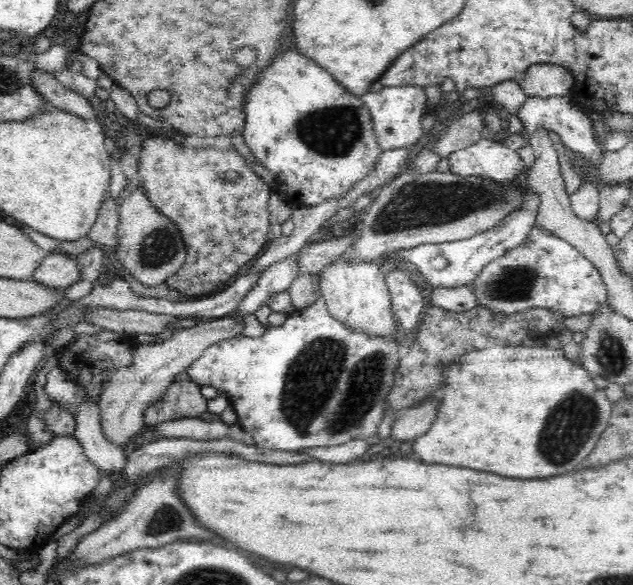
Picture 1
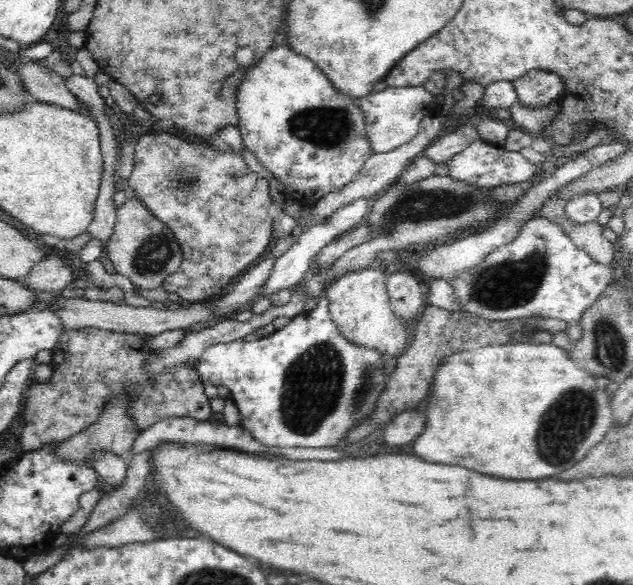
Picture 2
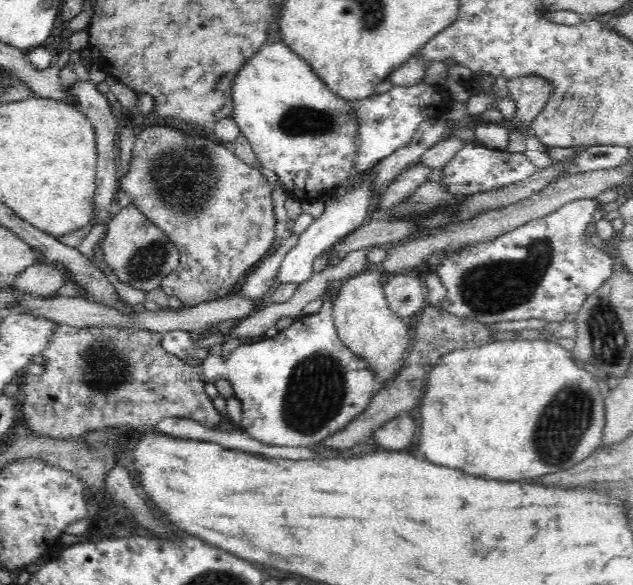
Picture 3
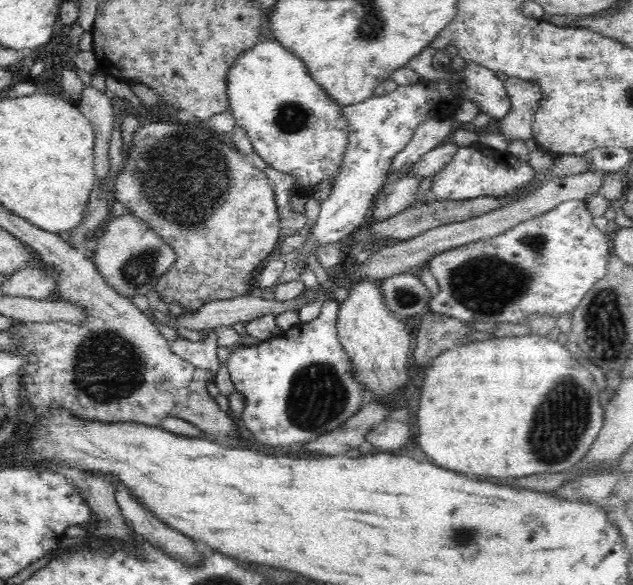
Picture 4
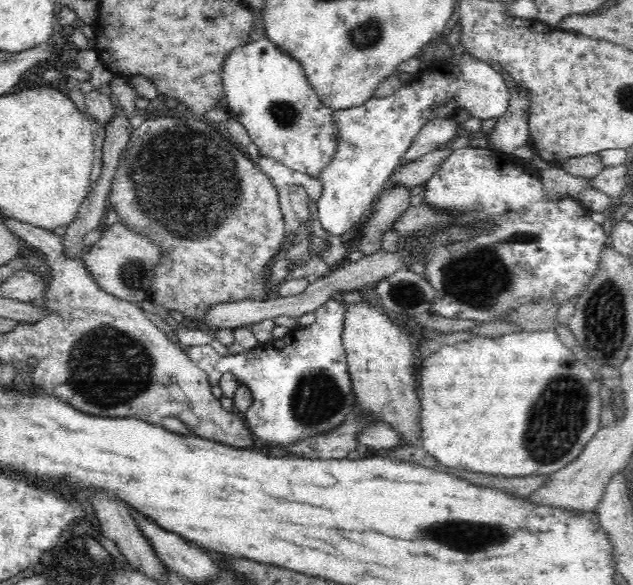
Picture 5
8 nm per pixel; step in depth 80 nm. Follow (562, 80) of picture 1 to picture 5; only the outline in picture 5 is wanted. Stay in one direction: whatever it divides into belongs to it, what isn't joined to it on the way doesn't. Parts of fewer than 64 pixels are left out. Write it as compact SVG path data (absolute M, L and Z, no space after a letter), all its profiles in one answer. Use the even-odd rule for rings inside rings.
M504 69L502 79L509 90L509 107L500 118L493 121L493 132L488 136L487 148L496 149L515 158L514 149L528 145L530 140L530 95L526 91L520 91L516 87L516 81Z

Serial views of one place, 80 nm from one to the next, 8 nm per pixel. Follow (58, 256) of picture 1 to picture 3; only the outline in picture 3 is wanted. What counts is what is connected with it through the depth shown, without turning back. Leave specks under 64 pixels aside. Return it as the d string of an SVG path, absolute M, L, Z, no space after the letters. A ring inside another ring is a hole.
M36 262L14 279L12 289L18 296L28 293L33 296L46 297L52 292L58 292L58 289L67 283L67 275L61 267L52 263Z

